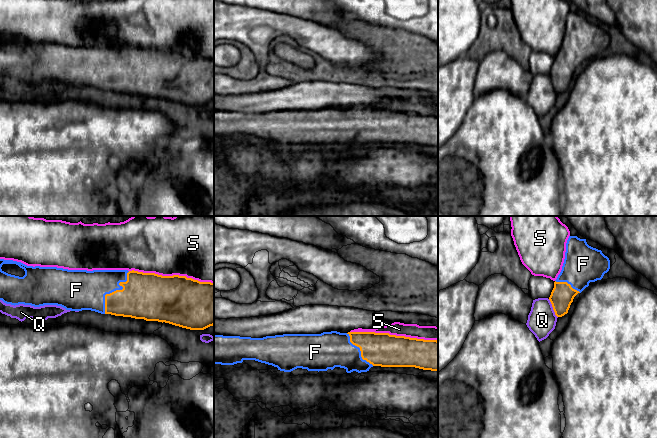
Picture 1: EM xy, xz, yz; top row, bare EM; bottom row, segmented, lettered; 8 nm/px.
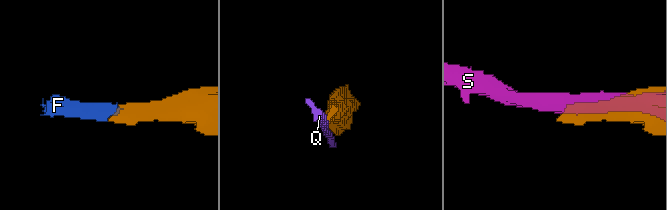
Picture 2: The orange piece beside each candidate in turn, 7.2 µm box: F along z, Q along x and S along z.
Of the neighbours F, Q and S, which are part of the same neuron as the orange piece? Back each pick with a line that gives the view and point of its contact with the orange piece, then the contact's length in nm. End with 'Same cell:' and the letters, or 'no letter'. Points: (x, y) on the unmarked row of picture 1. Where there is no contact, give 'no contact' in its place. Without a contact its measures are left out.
F: xy (116, 66) | 400 nm
Same cell: F

